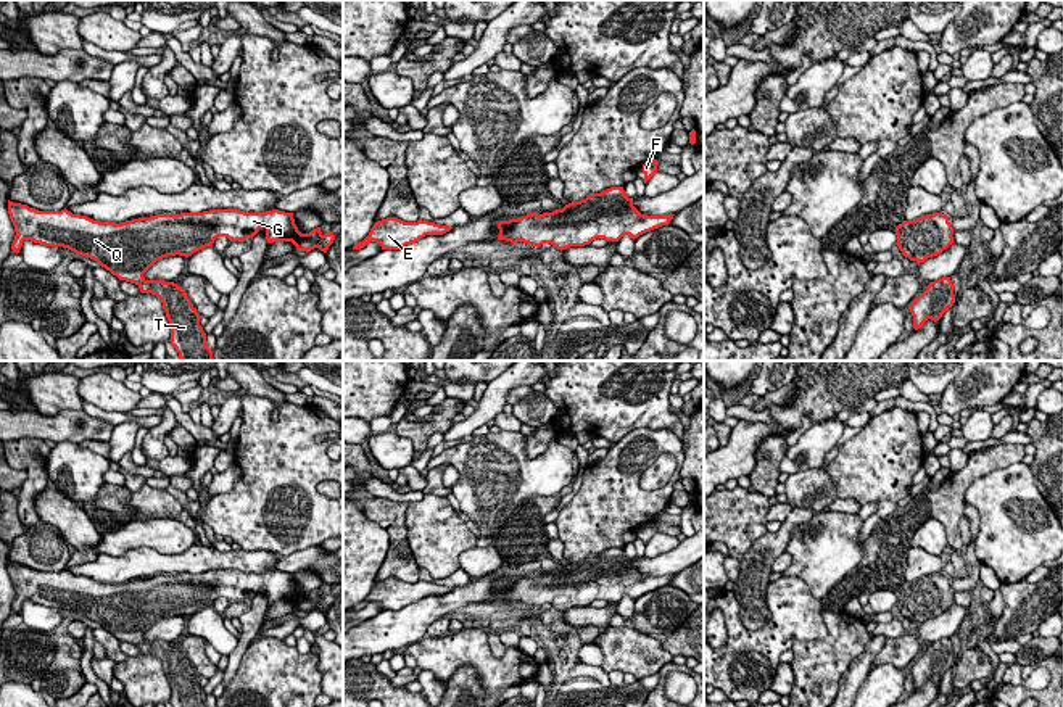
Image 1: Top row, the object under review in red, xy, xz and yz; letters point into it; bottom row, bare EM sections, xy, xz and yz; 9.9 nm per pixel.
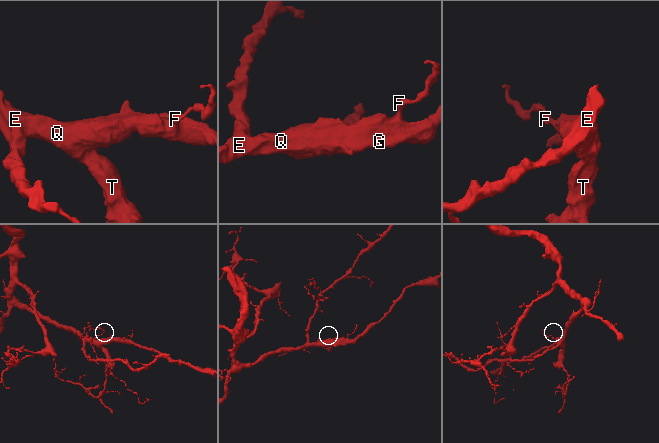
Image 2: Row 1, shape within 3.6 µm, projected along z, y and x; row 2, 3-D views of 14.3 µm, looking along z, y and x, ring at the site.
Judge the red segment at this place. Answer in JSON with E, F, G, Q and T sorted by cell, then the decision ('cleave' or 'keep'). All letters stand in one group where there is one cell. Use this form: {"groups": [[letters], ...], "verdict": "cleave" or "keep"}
{"groups": [["E", "F", "G", "Q", "T"]], "verdict": "keep"}

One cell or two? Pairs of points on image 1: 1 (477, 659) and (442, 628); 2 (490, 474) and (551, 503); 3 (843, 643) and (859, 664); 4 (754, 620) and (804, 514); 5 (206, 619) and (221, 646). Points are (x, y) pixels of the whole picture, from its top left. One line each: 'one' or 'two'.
1: two
2: two
3: two
4: one
5: one

